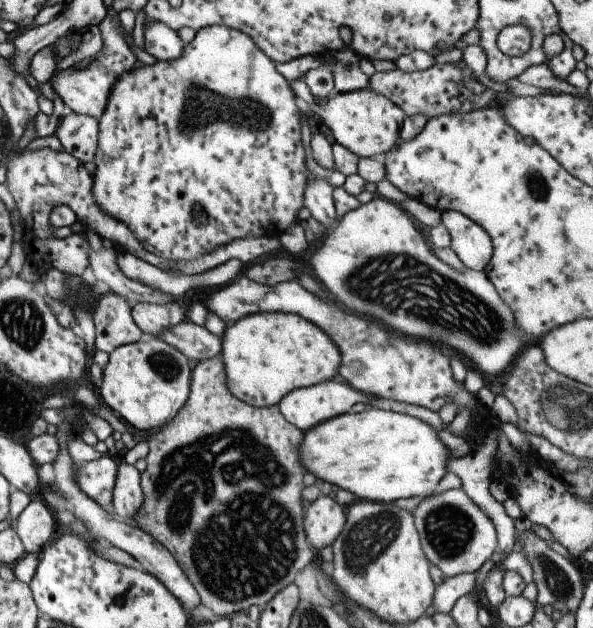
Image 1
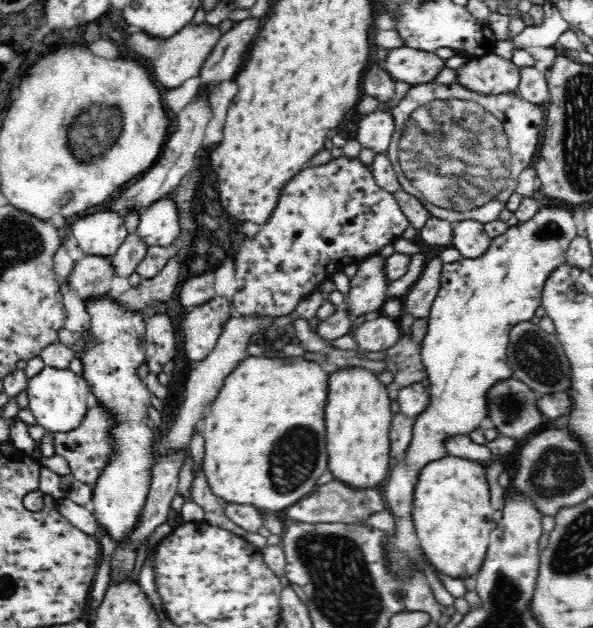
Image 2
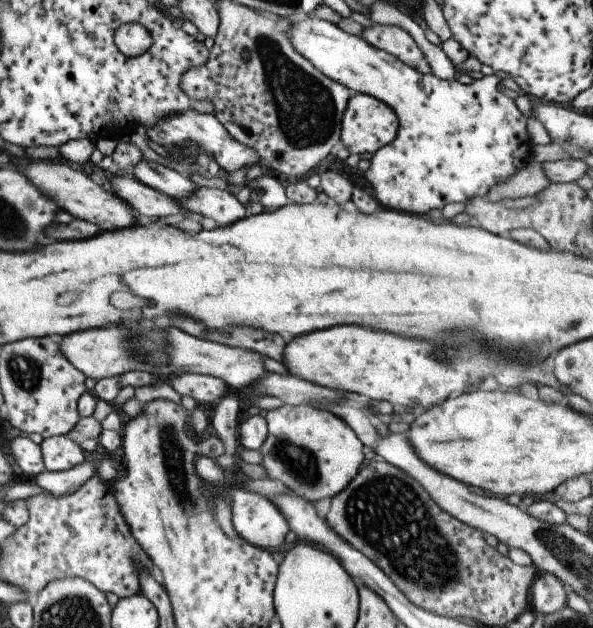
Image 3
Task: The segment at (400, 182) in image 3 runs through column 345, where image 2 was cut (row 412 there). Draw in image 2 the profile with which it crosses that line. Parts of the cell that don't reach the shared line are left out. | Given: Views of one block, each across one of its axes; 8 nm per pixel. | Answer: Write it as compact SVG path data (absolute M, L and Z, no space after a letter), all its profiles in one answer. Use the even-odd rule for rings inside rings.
M45 366L37 375L28 380L26 388L30 410L35 420L47 432L70 432L76 430L87 416L88 385L85 378L70 369L58 370Z

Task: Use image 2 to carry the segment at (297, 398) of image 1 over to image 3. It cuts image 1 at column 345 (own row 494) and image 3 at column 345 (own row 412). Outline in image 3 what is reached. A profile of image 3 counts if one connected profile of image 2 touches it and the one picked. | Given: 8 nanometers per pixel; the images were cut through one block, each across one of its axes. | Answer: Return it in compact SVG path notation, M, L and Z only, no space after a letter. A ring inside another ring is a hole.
M281 405L280 407L267 411L265 416L267 434L260 452L268 479L277 479L290 488L291 494L305 498L307 502L327 498L336 495L349 484L358 473L357 468L363 460L363 445L355 436L353 429L331 411L311 405Z

